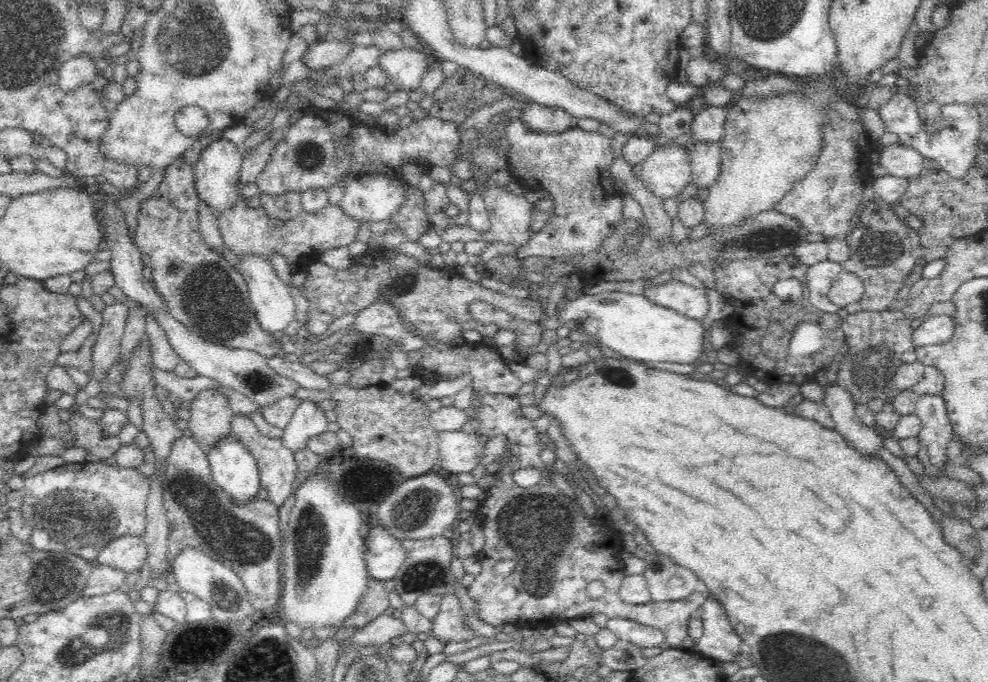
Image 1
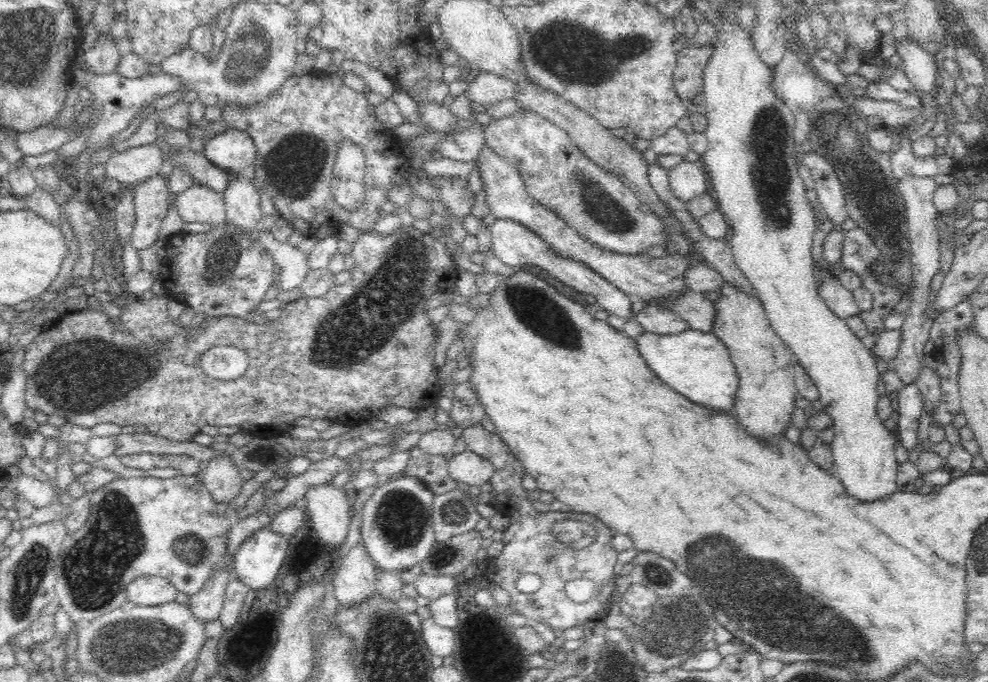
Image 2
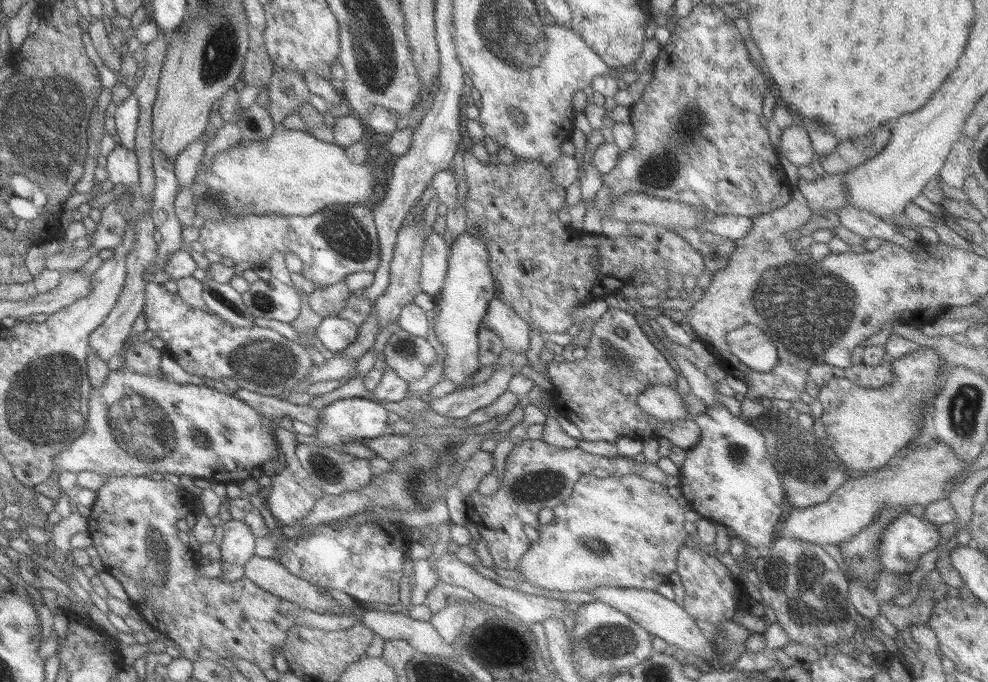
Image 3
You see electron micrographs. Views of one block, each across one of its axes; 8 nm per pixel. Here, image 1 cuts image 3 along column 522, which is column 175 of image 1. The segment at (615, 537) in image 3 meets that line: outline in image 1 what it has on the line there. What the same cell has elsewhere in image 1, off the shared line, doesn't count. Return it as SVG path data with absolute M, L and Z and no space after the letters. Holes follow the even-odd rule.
M190 546L184 547L172 560L171 571L180 590L192 592L206 601L212 609L212 615L219 621L240 621L256 612L249 602L247 590L238 574L201 550Z

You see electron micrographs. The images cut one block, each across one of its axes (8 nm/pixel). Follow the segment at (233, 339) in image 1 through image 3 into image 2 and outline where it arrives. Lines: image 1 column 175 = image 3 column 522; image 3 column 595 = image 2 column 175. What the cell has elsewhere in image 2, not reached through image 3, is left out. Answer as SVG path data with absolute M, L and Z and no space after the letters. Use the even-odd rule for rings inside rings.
M225 222L214 225L206 232L180 232L164 242L163 268L159 274L162 287L168 291L169 299L182 303L194 313L204 313L207 318L248 318L263 302L264 296L276 281L276 263L271 254L258 241L249 239L250 231L240 230L234 224Z

